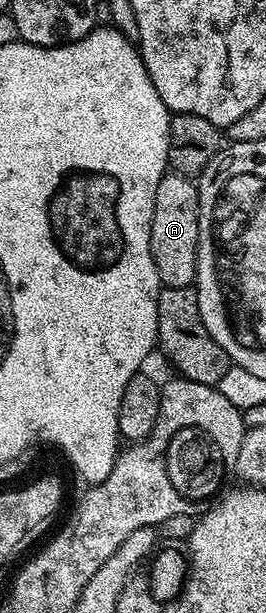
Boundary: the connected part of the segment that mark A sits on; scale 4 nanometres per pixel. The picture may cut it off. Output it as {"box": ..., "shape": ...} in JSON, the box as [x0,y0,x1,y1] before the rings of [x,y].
{"box":[149,172,199,288],"shape":[[[167,172],[155,188],[155,208],[149,233],[151,256],[155,260],[162,287],[183,288],[197,281],[197,245],[199,244],[199,196],[192,177]]]}

